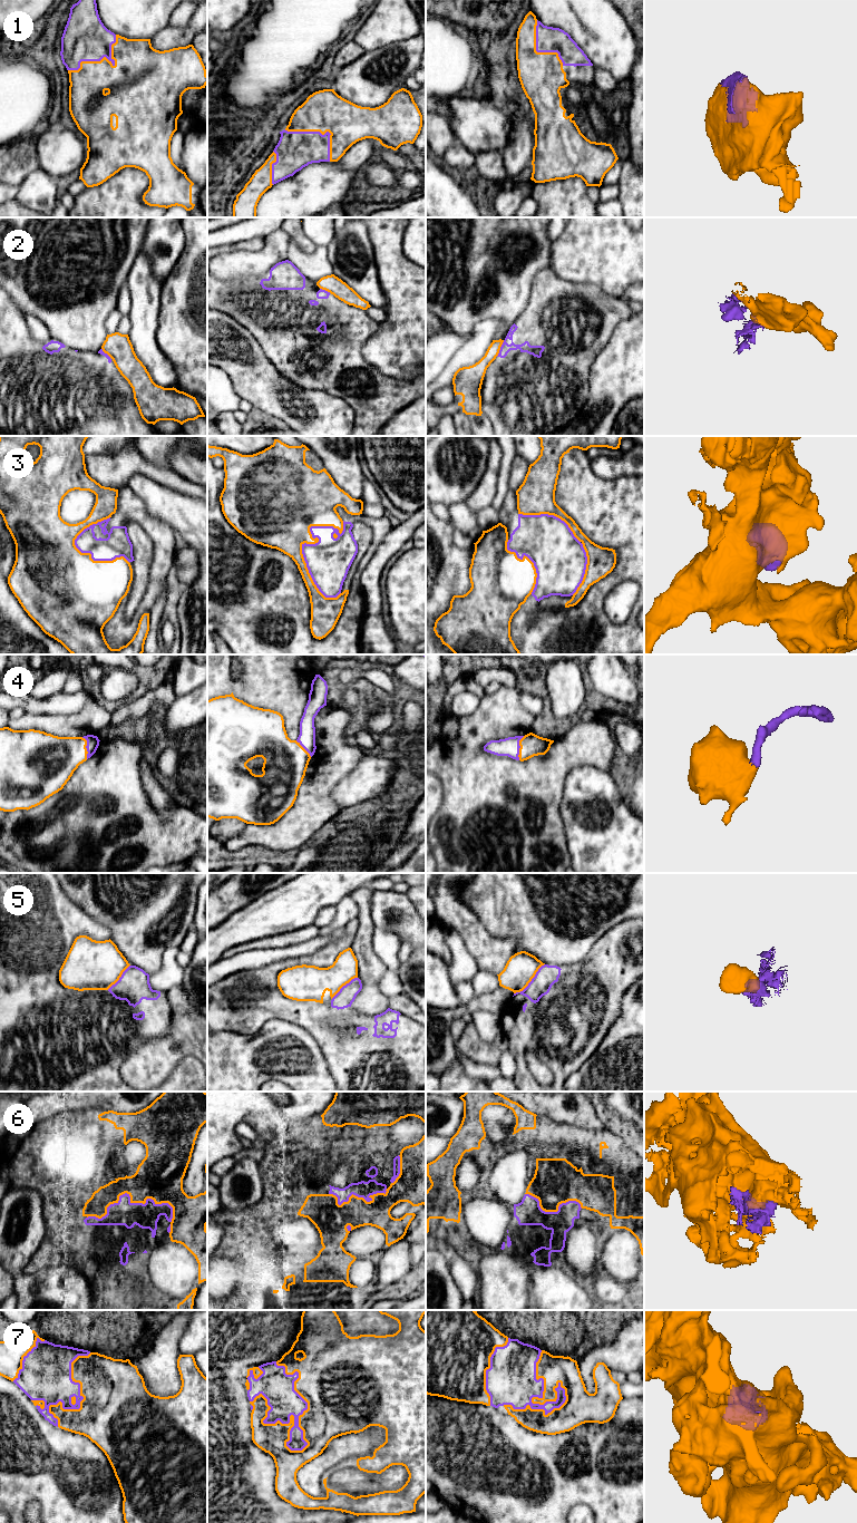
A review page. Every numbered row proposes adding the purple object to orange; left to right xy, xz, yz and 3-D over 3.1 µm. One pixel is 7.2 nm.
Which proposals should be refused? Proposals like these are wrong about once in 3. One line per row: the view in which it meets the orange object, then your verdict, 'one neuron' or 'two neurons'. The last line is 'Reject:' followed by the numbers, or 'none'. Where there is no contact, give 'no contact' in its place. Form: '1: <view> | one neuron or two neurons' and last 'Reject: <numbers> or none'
1: xy | one neuron
2: yz | two neurons
3: xz | one neuron
4: yz | one neuron
5: yz | two neurons
6: xy | one neuron
7: xz | one neuron
Reject: 2, 5

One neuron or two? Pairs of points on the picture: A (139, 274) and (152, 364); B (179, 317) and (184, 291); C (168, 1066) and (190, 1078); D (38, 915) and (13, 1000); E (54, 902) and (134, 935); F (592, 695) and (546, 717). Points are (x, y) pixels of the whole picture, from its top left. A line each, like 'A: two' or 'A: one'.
A: one
B: one
C: two
D: one
E: two
F: one

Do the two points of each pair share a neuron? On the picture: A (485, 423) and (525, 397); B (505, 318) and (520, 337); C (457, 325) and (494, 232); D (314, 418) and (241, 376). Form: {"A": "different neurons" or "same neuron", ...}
{"A": "different neurons", "B": "different neurons", "C": "same neuron", "D": "same neuron"}

